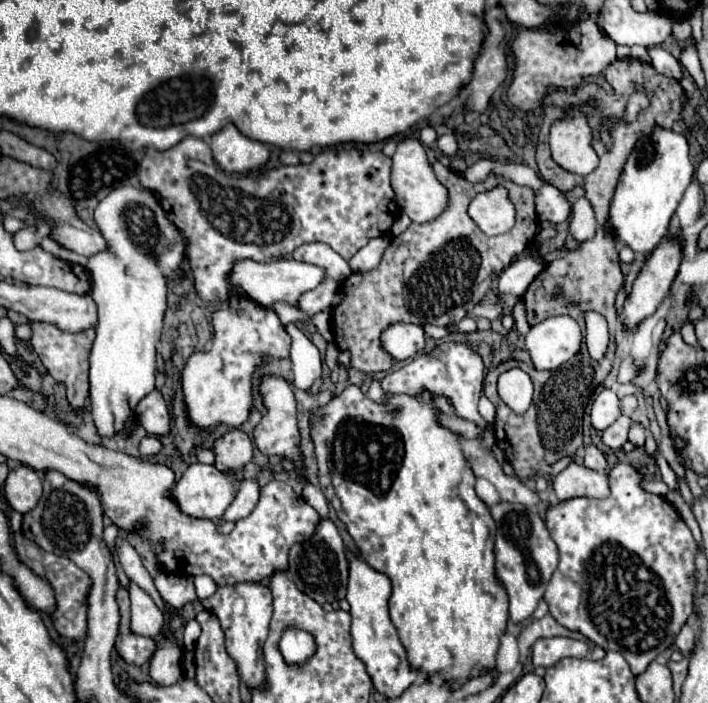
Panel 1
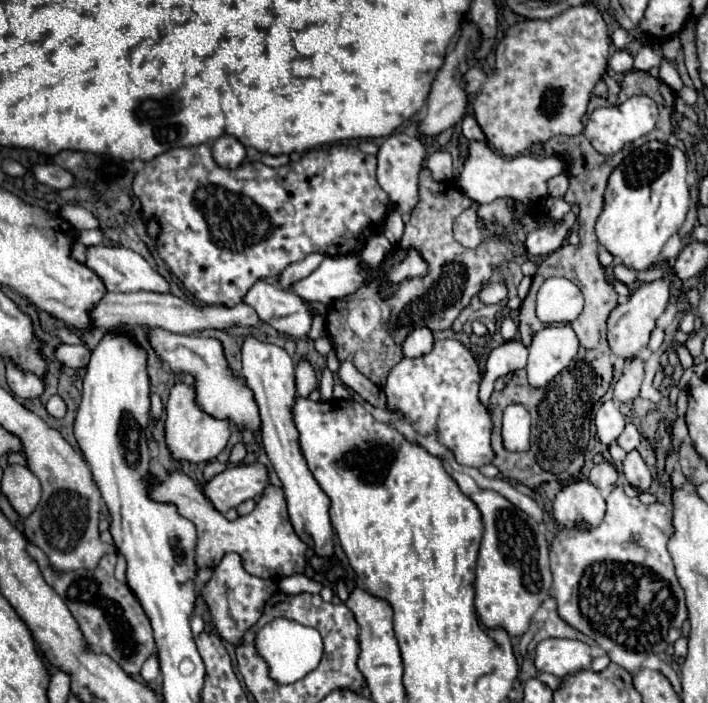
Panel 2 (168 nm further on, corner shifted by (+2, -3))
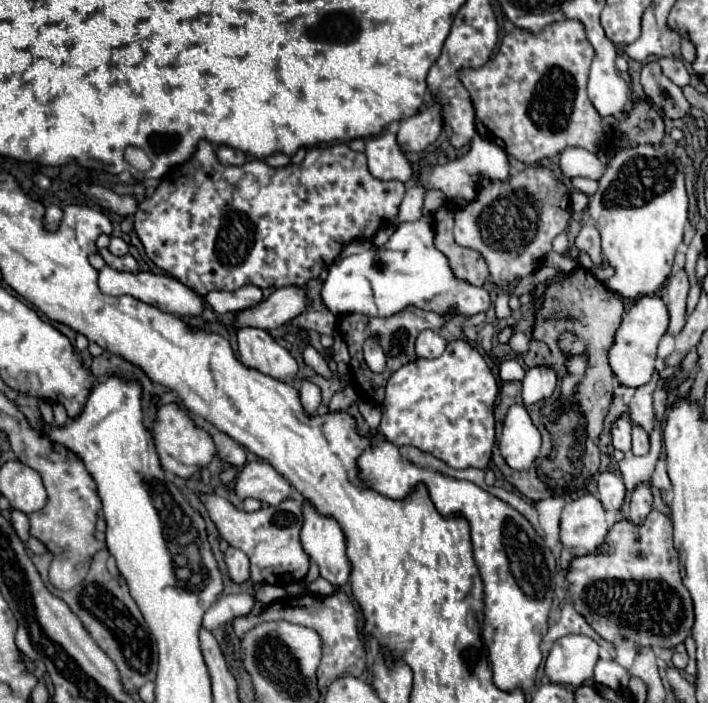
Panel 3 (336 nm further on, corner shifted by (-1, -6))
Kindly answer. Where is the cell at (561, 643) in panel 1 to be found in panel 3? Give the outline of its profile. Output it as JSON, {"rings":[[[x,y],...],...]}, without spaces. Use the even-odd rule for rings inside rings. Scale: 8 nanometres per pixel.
{"rings":[[[566,635],[566,637],[554,641],[554,645],[546,657],[546,663],[544,663],[544,673],[548,675],[548,679],[552,683],[560,683],[560,685],[570,683],[570,685],[578,687],[586,679],[592,679],[596,661],[598,661],[598,643],[594,643],[586,635]]]}

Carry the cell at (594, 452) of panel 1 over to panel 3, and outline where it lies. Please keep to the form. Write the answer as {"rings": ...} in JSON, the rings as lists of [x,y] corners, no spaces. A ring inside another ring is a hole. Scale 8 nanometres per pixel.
{"rings":[[[604,471],[598,475],[598,499],[606,509],[618,511],[622,507],[624,493],[626,493],[626,487],[620,475],[610,471]]]}

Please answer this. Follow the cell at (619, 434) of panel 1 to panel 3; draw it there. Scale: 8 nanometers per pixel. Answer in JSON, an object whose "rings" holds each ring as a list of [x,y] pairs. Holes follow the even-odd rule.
{"rings":[[[634,425],[632,427],[632,453],[634,455],[646,455],[646,451],[650,449],[650,443],[648,443],[648,433]]]}

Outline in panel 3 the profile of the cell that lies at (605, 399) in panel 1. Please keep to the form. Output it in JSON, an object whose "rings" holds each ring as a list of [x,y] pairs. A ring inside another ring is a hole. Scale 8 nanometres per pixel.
{"rings":[[[618,417],[612,423],[610,435],[612,435],[614,449],[620,449],[624,453],[630,453],[630,429],[632,429],[632,423],[630,423],[628,417]]]}

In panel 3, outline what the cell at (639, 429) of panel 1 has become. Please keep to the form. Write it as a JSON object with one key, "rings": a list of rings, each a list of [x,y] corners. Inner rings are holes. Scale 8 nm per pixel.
{"rings":[[[638,483],[636,489],[632,491],[632,501],[630,501],[630,521],[642,523],[642,519],[650,513],[652,509],[652,491],[648,483]]]}

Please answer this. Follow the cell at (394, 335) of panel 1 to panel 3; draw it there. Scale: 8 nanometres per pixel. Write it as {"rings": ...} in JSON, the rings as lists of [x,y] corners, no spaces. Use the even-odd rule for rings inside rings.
{"rings":[[[422,331],[416,339],[418,357],[440,357],[446,349],[446,341],[436,331]]]}

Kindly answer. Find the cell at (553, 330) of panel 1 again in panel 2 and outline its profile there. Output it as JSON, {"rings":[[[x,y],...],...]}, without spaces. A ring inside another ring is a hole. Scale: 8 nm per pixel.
{"rings":[[[569,324],[549,326],[533,336],[527,380],[533,388],[547,386],[577,354],[577,336]]]}

